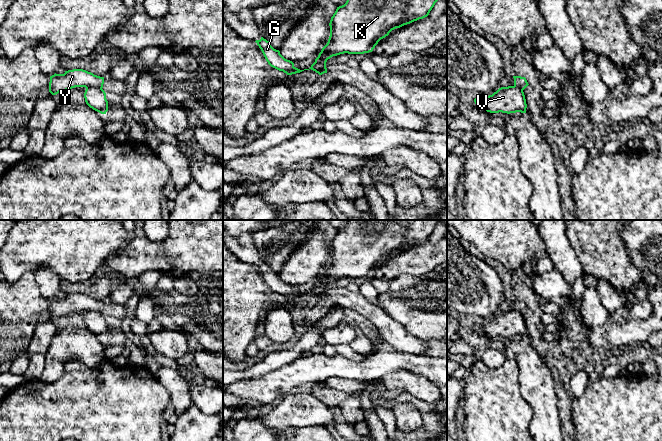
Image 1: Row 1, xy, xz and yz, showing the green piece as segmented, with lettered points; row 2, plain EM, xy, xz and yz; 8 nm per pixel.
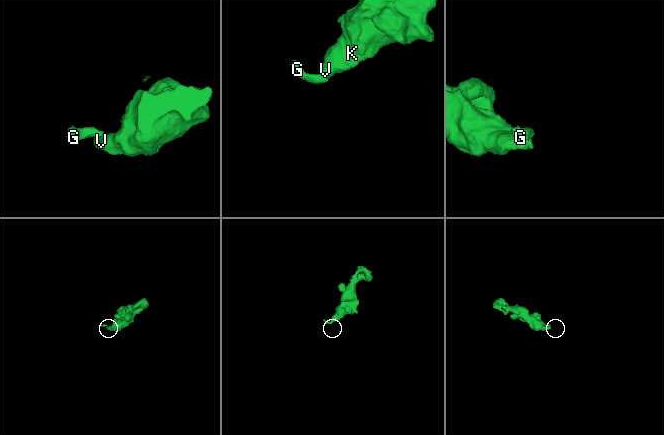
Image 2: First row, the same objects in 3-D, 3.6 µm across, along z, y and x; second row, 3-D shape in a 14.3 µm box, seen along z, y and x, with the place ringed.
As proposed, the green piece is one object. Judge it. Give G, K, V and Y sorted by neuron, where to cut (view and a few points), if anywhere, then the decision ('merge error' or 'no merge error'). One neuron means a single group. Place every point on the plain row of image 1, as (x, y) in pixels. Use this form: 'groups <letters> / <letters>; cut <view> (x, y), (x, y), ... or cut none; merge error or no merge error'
groups G Y / K V; cut xy (101, 311), (86, 312); merge error

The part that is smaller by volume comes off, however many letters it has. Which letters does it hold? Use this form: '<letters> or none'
G, Y

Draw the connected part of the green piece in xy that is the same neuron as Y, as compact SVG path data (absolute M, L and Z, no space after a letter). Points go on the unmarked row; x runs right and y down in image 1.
M73 293L65 295L64 298L54 298L50 300L49 316L56 319L59 316L75 311L95 311L103 312L104 301L94 299L83 293Z

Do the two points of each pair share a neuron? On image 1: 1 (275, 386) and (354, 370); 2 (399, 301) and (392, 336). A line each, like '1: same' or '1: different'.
1: same
2: different

